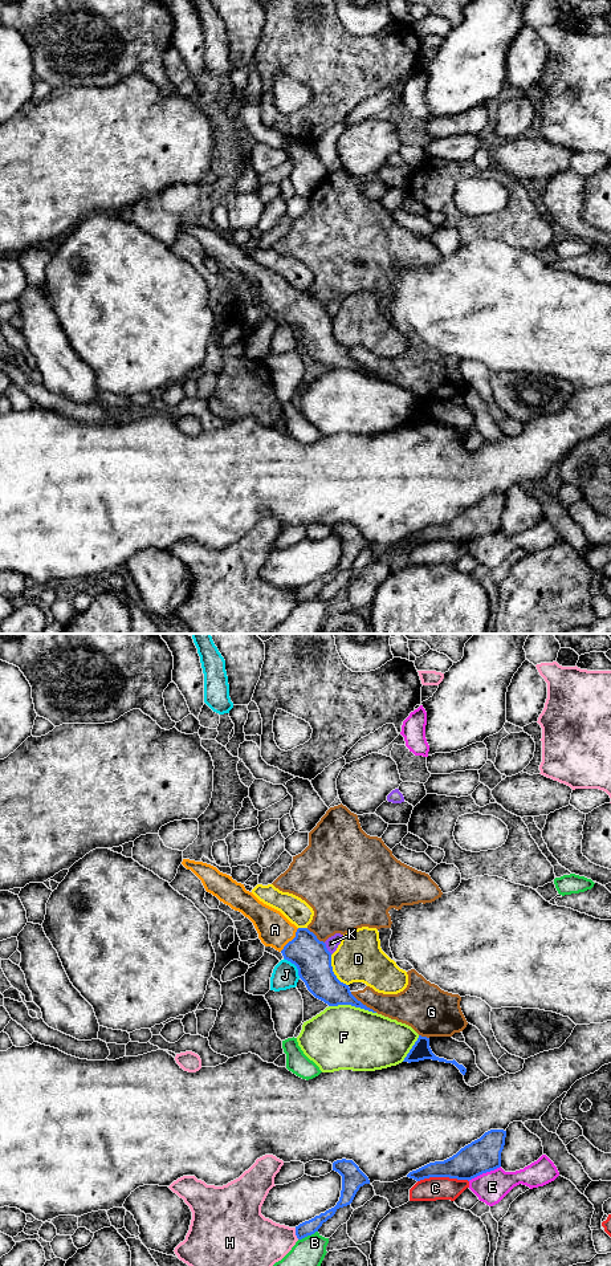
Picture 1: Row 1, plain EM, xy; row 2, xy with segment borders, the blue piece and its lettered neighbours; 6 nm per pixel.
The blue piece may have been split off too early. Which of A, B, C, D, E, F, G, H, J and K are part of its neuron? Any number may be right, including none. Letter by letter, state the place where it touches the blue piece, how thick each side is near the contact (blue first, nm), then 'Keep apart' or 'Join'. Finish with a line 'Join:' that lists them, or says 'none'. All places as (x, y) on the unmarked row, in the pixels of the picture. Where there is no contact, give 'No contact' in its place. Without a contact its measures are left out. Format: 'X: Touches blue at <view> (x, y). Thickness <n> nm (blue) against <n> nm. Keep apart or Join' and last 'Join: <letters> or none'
A: Touches blue at xy (292, 304). Thickness 220 nm (blue) against 200 nm. Join
B: Touches blue at xy (308, 598). Thickness 90 nm (blue) against 240 nm. Keep apart
C: Touches blue at xy (443, 540). Thickness 200 nm (blue) against 140 nm. Keep apart
D: Touches blue at xy (333, 336). Thickness 220 nm (blue) against 280 nm. Keep apart
E: Touches blue at xy (484, 536). Thickness 200 nm (blue) against 190 nm. Keep apart
F: Touches blue at xy (353, 369). Thickness 190 nm (blue) against 400 nm. Keep apart
G: Touches blue at xy (362, 367). Thickness 170 nm (blue) against 180 nm. Keep apart
H: Touches blue at xy (296, 597). Thickness 90 nm (blue) against 320 nm. Keep apart
J: Touches blue at xy (296, 329). Thickness 220 nm (blue) against 160 nm. Keep apart
K: Touches blue at xy (326, 312). Thickness 220 nm (blue) against 80 nm. Keep apart
Join: A

